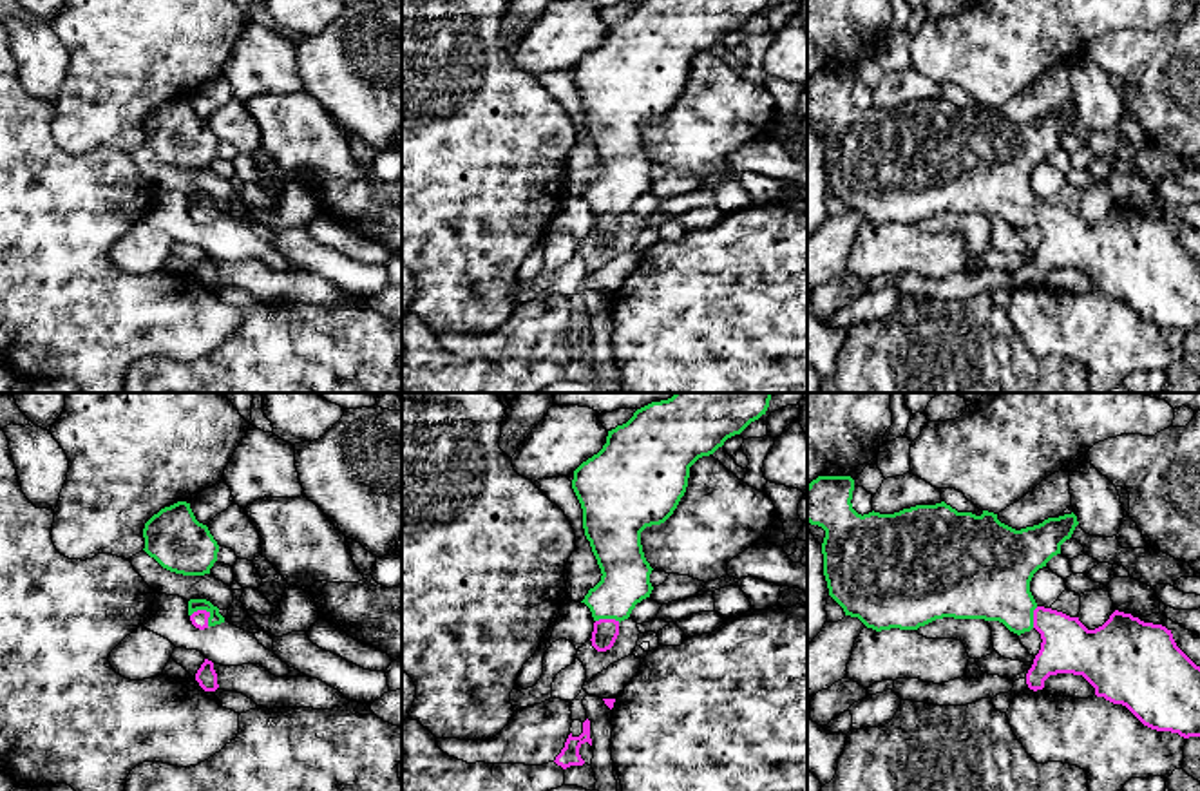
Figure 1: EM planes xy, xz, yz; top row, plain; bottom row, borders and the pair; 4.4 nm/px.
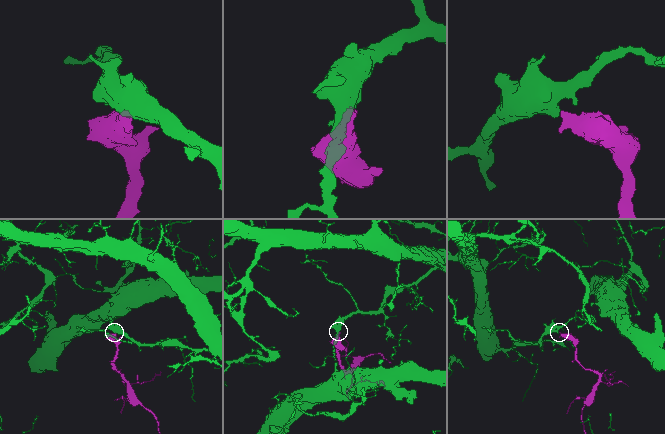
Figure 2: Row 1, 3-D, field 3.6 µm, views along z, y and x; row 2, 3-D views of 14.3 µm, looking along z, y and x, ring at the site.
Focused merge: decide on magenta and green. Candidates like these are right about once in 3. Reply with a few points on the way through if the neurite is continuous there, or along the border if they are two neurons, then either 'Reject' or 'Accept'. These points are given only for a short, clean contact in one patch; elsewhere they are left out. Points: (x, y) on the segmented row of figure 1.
Path across: xy (200, 619), (200, 610), (194, 605). Accept

